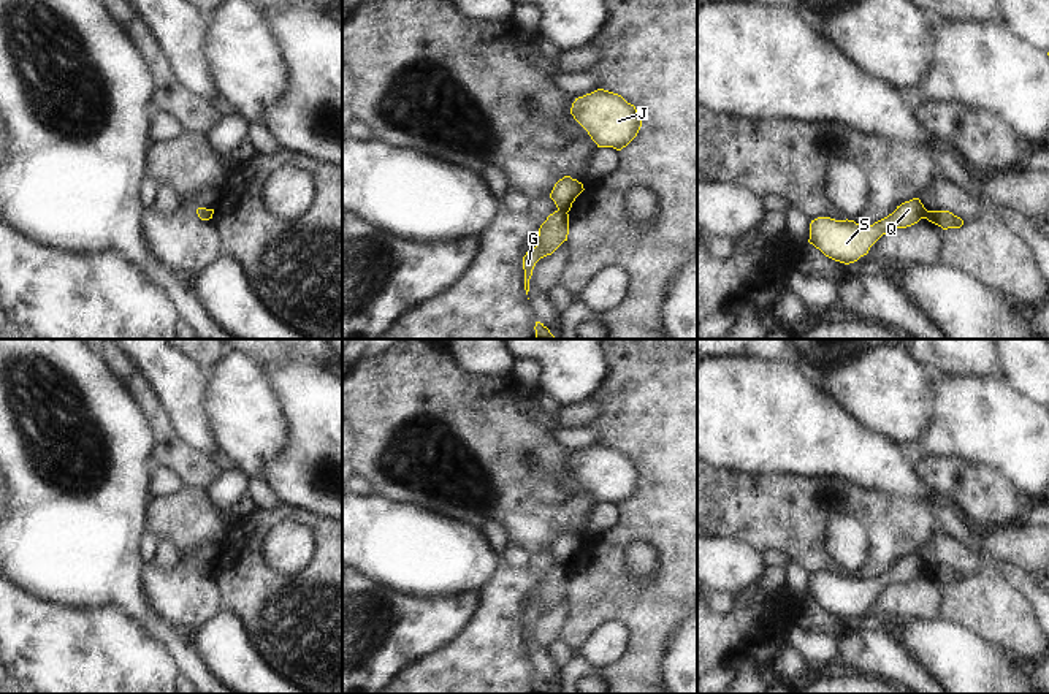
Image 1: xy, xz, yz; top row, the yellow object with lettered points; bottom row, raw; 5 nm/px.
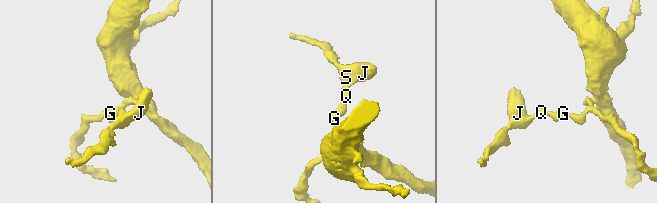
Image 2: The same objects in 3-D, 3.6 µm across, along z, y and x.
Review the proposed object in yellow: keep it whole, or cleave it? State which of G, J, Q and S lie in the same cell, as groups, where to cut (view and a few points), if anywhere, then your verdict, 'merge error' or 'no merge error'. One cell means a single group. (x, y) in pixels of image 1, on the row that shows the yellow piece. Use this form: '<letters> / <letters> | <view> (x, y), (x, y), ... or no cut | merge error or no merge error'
G / J Q S | xz (558, 209), (566, 213) | merge error

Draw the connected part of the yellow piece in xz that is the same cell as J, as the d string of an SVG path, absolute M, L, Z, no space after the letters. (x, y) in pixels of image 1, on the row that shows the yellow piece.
M604 89L575 98L570 114L597 147L621 151L637 136L642 127L635 106L621 95Z

